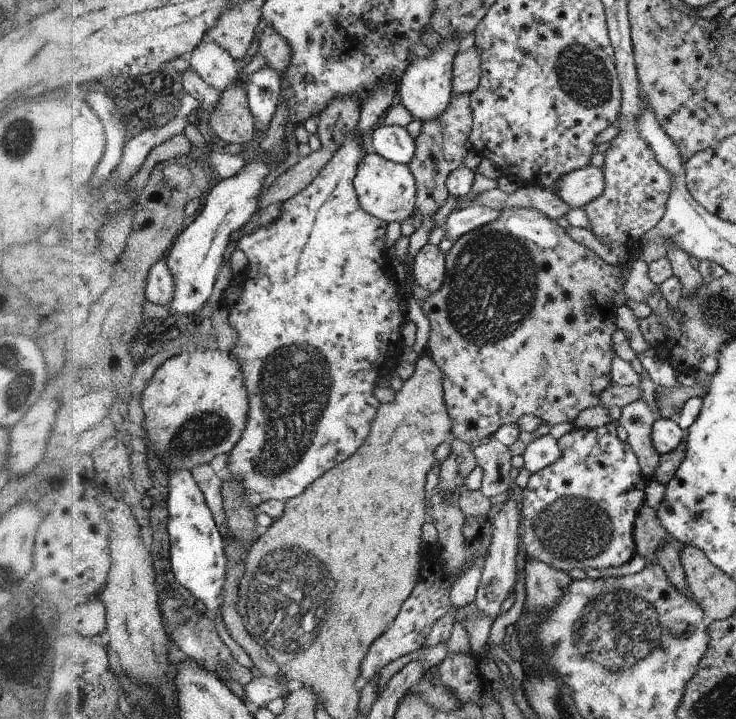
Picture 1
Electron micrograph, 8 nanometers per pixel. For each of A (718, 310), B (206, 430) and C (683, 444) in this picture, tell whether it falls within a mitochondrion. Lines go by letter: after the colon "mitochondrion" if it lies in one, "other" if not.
A: mitochondrion
B: mitochondrion
C: other

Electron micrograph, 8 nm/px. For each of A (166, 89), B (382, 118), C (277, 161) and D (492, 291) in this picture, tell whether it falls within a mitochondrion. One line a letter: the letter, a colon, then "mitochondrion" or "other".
A: other
B: other
C: other
D: mitochondrion

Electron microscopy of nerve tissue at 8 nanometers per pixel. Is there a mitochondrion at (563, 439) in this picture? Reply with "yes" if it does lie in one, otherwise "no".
no

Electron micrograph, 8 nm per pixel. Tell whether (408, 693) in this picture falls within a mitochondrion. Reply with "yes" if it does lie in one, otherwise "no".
no

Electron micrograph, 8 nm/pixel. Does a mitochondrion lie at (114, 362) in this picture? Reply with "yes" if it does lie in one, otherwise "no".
no

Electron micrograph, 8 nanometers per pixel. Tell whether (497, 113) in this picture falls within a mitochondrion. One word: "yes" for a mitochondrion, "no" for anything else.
no

